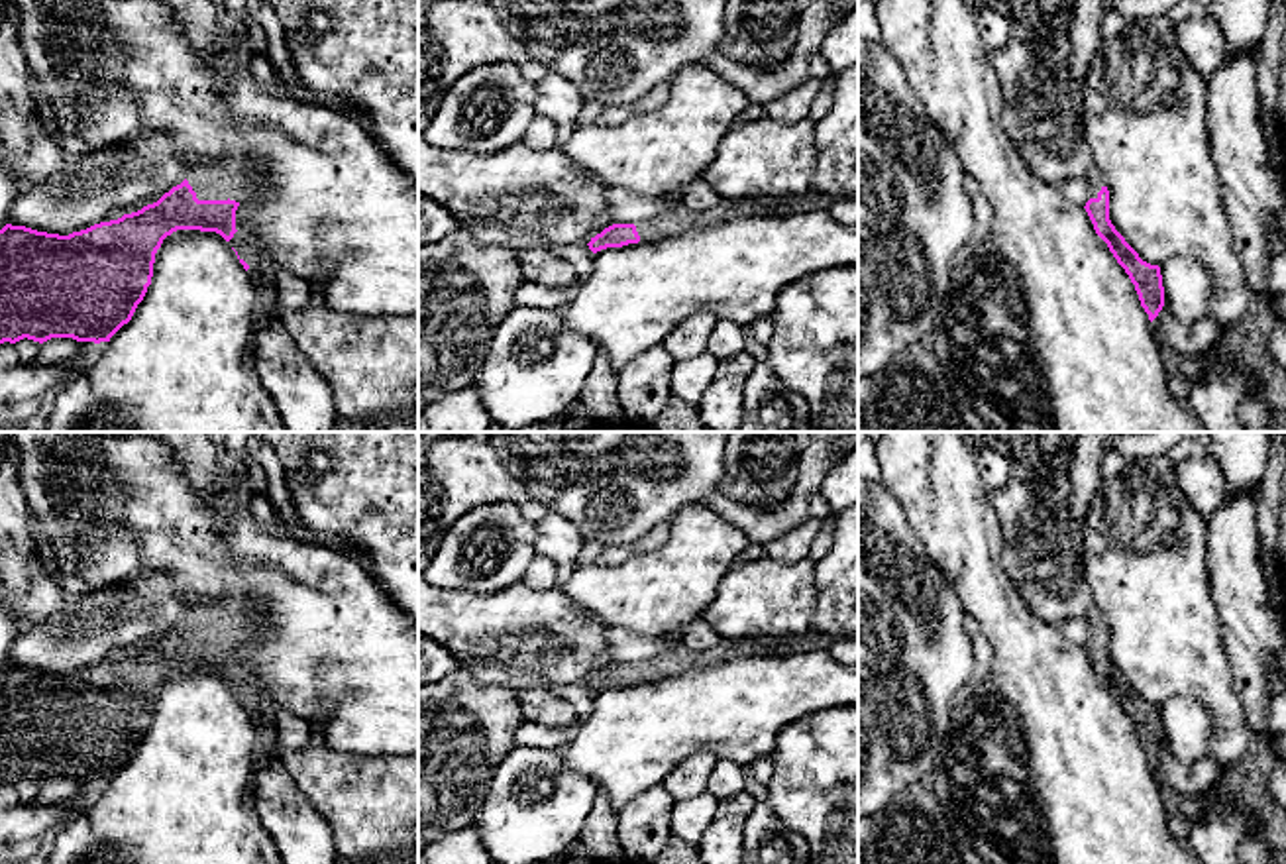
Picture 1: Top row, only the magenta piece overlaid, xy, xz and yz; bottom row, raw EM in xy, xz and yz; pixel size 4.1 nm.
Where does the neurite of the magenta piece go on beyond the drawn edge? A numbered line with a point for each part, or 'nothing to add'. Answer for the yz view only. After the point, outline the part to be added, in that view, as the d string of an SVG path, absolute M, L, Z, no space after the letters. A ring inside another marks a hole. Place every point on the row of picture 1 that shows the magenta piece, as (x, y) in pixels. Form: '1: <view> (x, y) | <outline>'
1: yz (1096, 179) | M1094 167L1088 177L1088 190L1090 190L1090 198L1098 198L1098 192L1107 187L1105 177L1101 175L1101 171L1098 167Z

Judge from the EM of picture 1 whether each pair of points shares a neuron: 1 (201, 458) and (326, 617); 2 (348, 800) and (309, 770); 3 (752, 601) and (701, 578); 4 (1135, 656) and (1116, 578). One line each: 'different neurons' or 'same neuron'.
1: different neurons
2: same neuron
3: different neurons
4: same neuron

